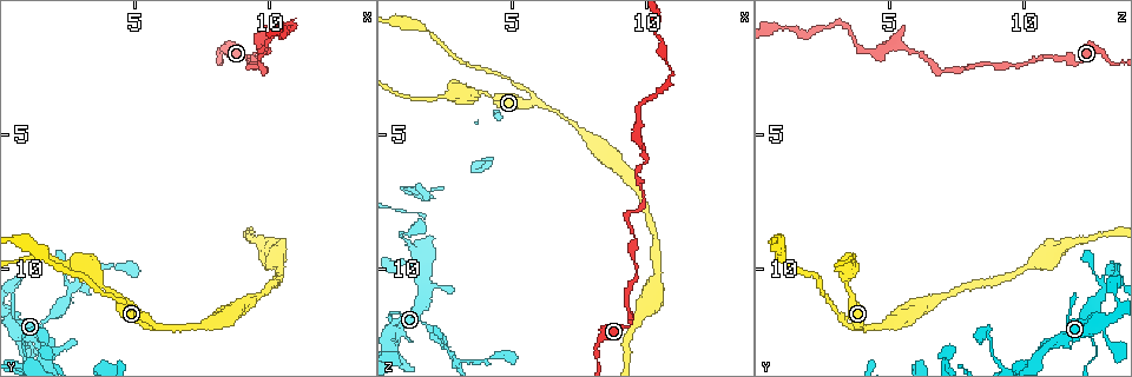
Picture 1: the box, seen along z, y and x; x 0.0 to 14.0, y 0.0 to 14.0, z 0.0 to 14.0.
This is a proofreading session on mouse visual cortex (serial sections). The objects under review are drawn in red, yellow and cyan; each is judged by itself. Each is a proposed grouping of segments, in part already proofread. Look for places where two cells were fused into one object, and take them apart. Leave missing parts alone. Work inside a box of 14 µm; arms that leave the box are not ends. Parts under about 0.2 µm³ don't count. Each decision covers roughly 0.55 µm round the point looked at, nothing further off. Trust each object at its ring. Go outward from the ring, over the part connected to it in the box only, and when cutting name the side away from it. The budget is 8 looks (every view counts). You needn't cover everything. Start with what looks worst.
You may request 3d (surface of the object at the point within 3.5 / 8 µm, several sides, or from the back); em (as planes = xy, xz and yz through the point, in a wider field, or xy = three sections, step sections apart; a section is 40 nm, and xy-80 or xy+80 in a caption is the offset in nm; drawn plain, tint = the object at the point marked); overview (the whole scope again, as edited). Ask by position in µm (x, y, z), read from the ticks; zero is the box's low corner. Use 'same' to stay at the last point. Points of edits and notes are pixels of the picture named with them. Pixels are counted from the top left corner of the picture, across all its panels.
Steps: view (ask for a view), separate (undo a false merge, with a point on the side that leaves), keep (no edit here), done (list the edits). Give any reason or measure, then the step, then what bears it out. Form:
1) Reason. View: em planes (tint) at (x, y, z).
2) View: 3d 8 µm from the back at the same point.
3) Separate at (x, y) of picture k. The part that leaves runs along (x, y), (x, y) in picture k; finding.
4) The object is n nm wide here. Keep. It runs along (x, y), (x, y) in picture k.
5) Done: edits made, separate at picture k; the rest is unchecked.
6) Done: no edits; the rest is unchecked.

Branch point. View: 3d 3.5 µm at (5.8, 12.2, 3.9).

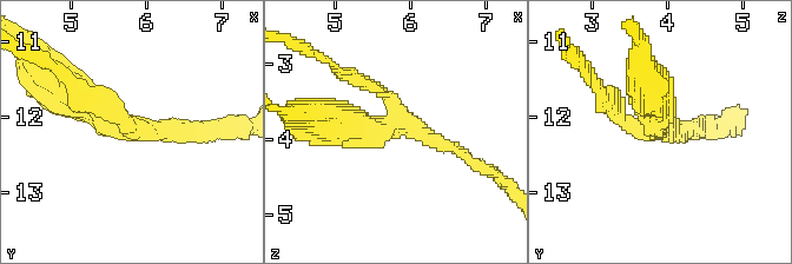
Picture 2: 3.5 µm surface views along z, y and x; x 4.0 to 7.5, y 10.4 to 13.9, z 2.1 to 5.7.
3 arms meet here; the arms are 200, 200, 500 nm wide; now the EM. View: em xy step 3 (tint) at (5.80, 12.15, 3.80).

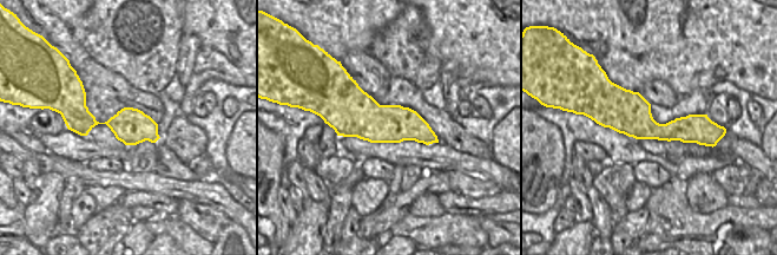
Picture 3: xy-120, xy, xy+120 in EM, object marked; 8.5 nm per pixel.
View: em xy step 5 (tint) at the same point.

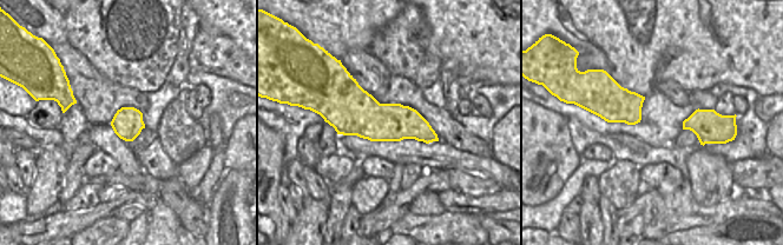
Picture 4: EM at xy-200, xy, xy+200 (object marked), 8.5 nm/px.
Keep. It runs along (332, 123), (406, 123), (467, 159) in picture 2; all the same cell.

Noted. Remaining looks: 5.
Thick turns thin. View: 3d 3.5 µm from the back at (2.6, 10.8, 13.1).

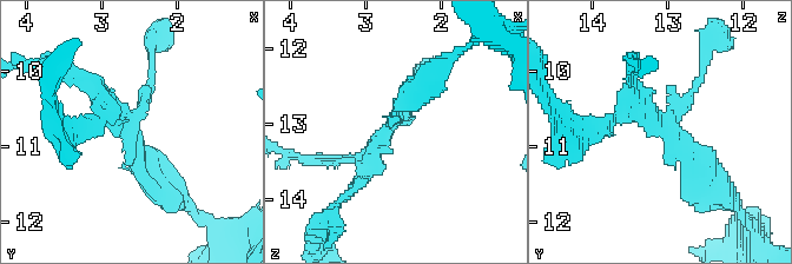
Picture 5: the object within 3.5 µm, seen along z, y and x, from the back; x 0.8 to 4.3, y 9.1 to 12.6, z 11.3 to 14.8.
View: em xy step 1 (tint) at (2.75, 10.80, 13.05).

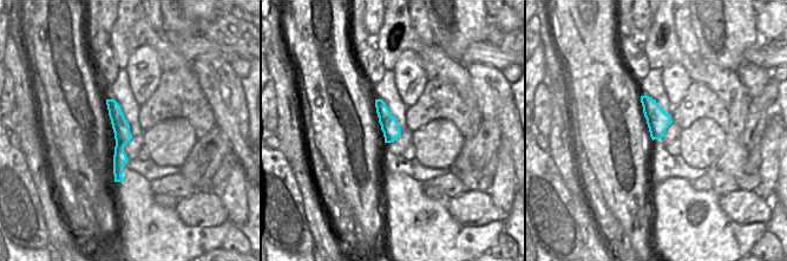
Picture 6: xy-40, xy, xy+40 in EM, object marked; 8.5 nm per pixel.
Another direction. View: em xy step 3 (tint) at the same point.

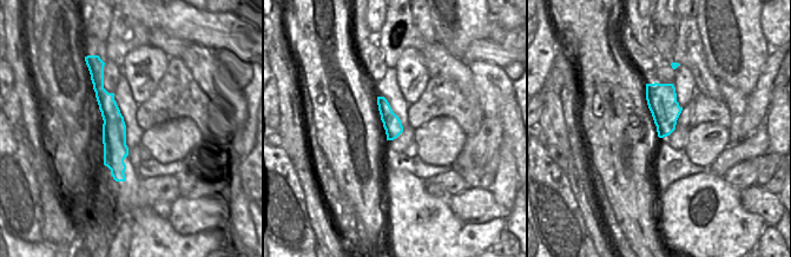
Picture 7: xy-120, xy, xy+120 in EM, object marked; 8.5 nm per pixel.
Separate at (376, 167) of picture 5. The part that leaves runs along (383, 129), (373, 159), (318, 162) in picture 5; two cells meet here.

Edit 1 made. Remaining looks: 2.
Sharp bend. View: 3d 8 µm at (9.2, 2.4, 8.1).

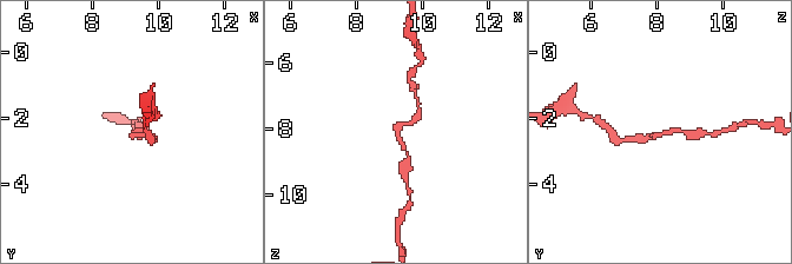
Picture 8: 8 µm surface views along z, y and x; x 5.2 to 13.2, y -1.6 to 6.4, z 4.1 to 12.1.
The arms are 150, 200 nm wide. View: em planes (tint) at (9.3, 2.4, 8.0).

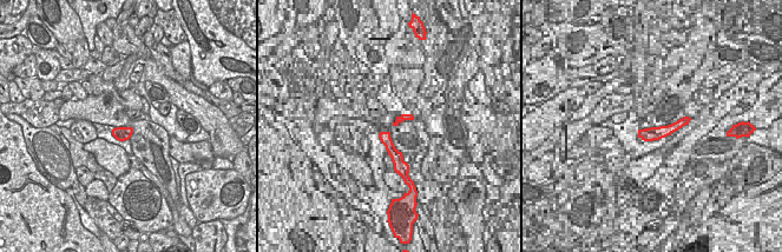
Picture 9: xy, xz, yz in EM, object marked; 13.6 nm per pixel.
Keep. It runs along (408, 159), (398, 129), (418, 109) in picture 8; one cell here.

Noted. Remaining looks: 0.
Done: edits made, separate at picture 5; the rest is unchecked.

